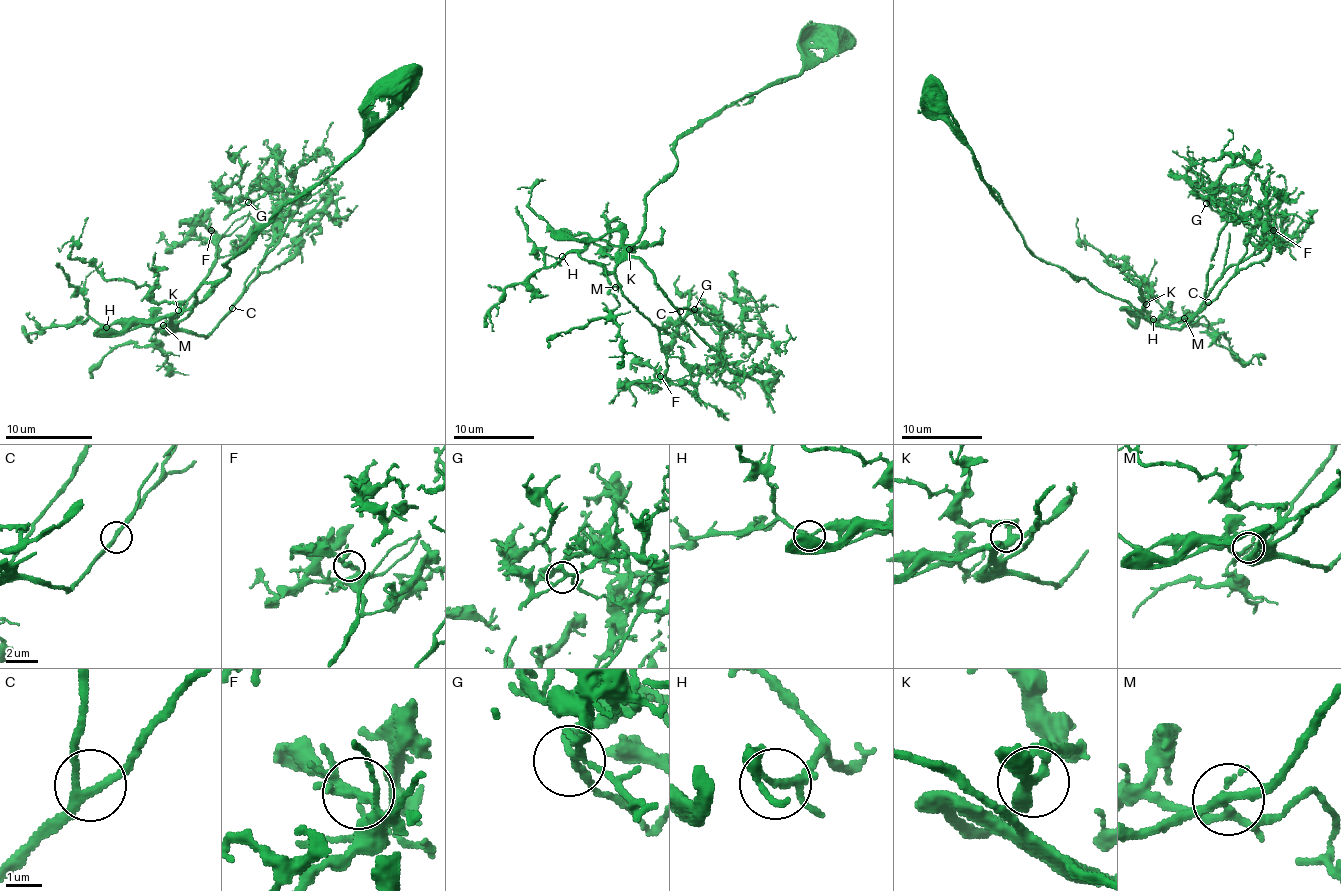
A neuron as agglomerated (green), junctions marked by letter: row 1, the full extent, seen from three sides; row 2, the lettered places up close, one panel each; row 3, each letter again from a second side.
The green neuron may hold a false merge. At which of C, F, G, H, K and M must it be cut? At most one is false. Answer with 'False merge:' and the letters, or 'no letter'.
False merge: no letter

